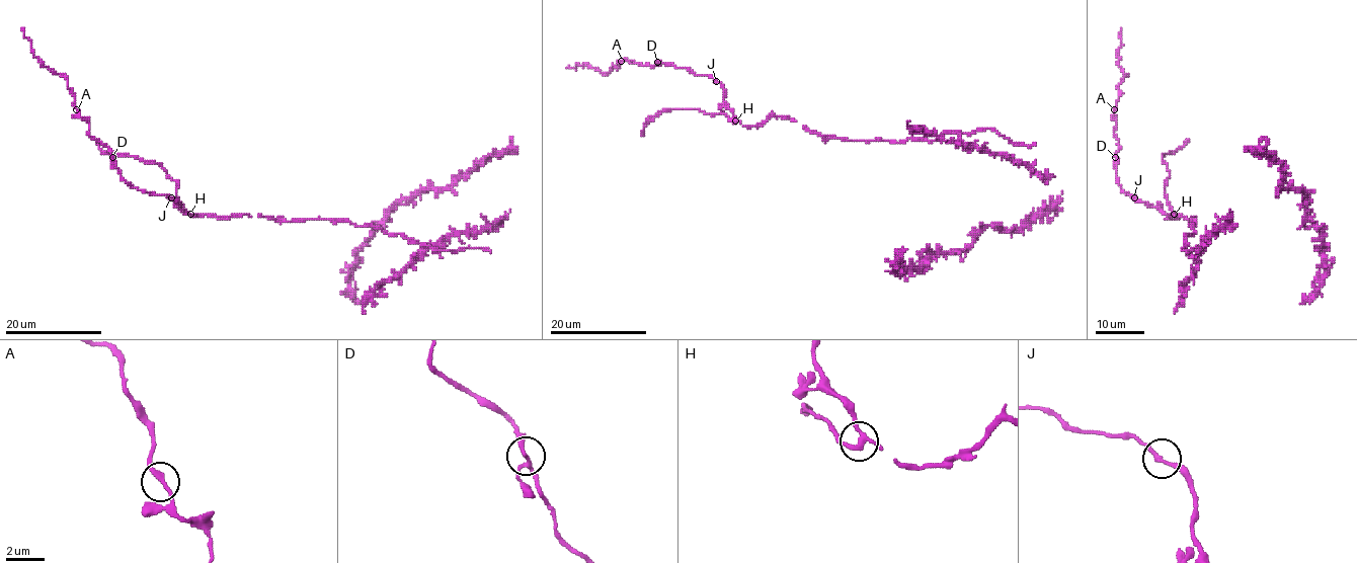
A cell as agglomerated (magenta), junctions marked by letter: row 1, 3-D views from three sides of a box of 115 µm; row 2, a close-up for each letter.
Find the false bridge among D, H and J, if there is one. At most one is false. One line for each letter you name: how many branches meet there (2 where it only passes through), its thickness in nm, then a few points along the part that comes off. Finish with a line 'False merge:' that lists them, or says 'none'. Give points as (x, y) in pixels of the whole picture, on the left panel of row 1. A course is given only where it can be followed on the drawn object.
D: Branches: 3. Thickness 200 nm. Course of the part to remove: (112, 157), (88, 134), (88, 124), (74, 104), (67, 79), (32, 54), (22, 27)
False merge: D

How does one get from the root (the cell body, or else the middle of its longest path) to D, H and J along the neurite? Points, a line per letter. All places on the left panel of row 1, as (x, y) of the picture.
D: (367, 226), (341, 220), (186, 214), (166, 195), (131, 187), (112, 157)
H: (367, 226), (354, 226), (341, 220), (275, 221), (258, 215), (218, 219), (190, 214)
J: (367, 226), (323, 219), (275, 221), (258, 215), (227, 219), (191, 215), (171, 197)

